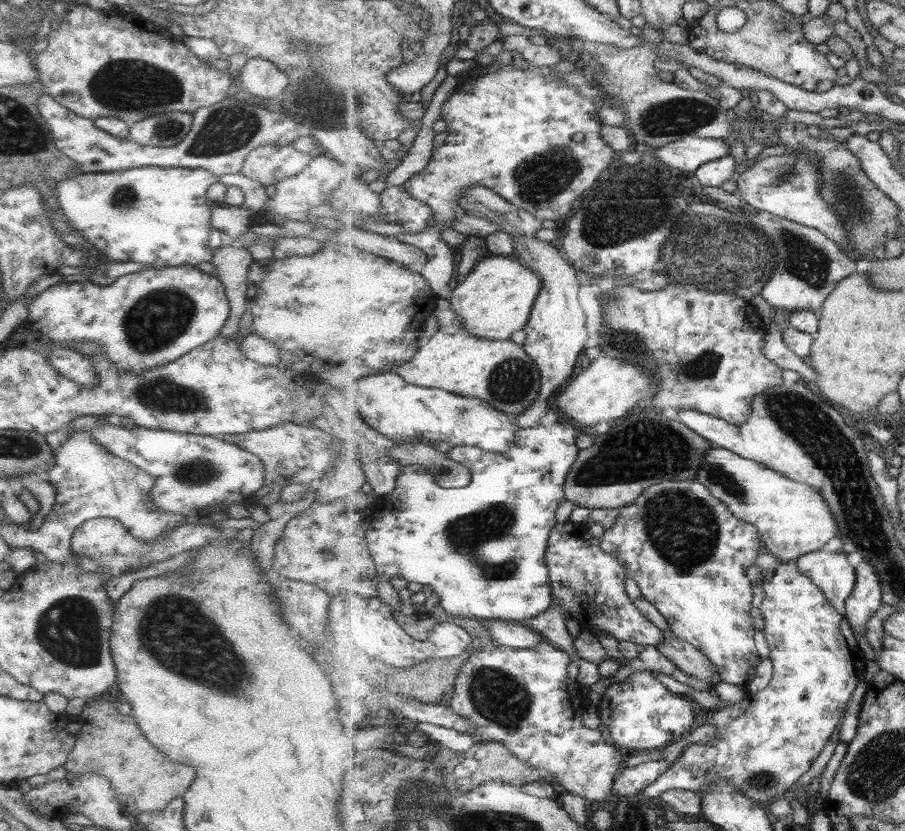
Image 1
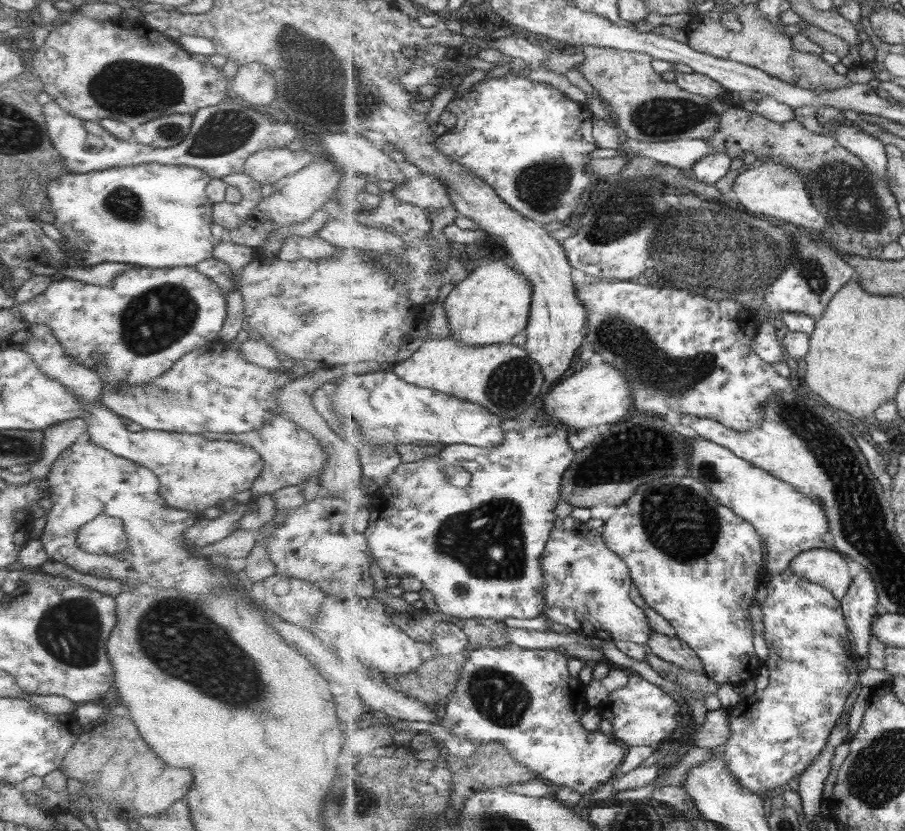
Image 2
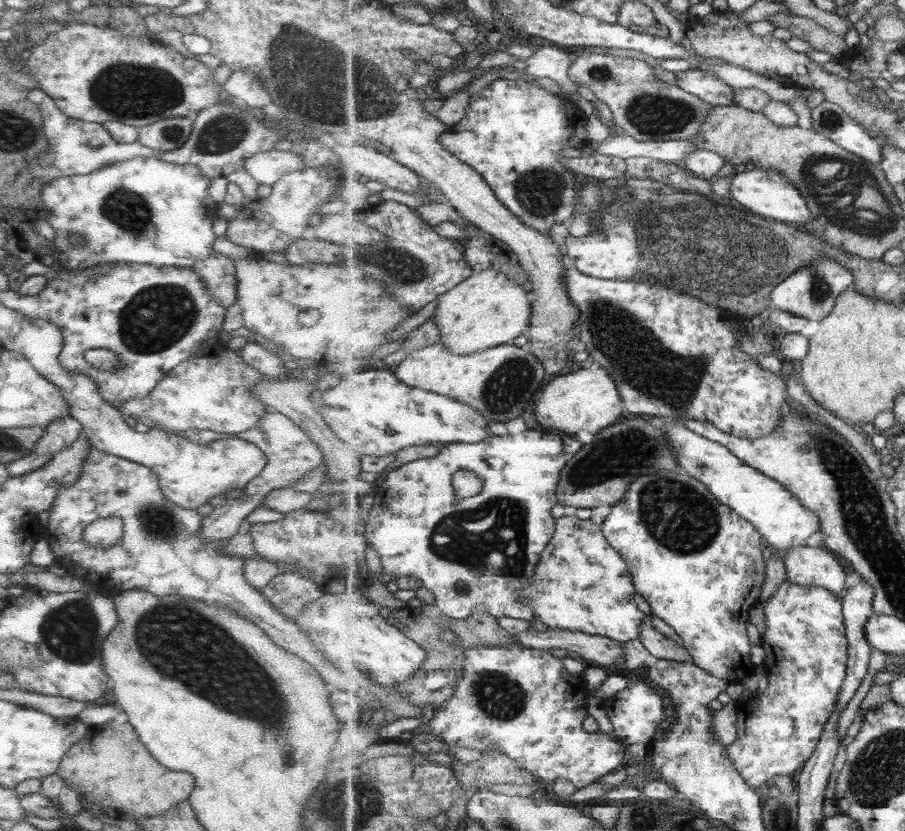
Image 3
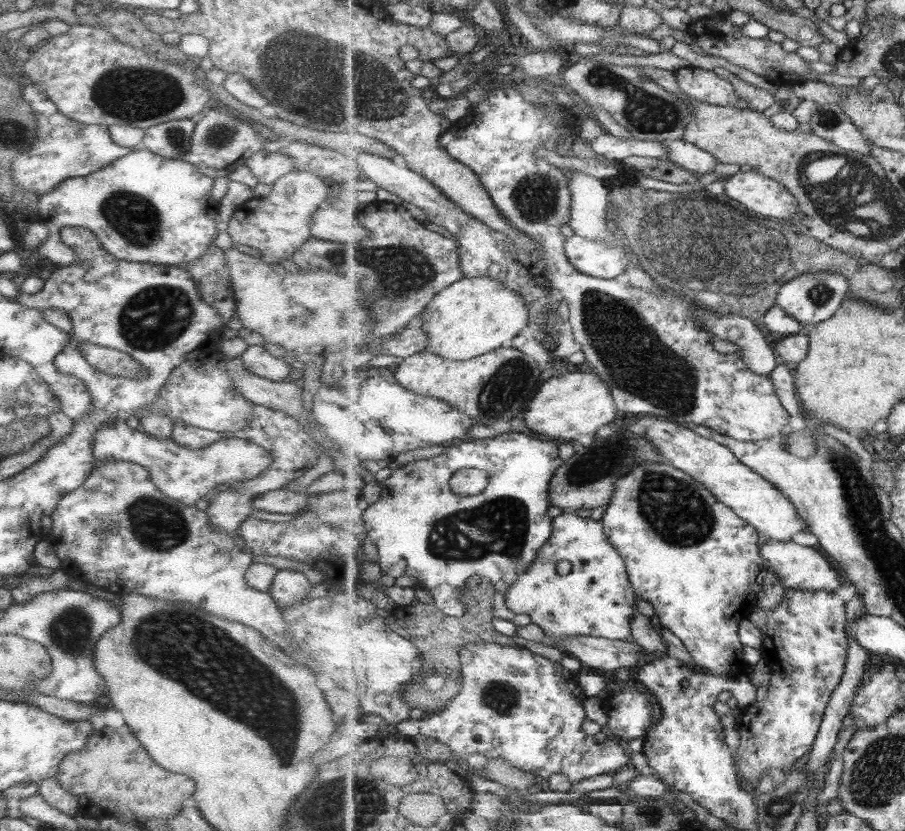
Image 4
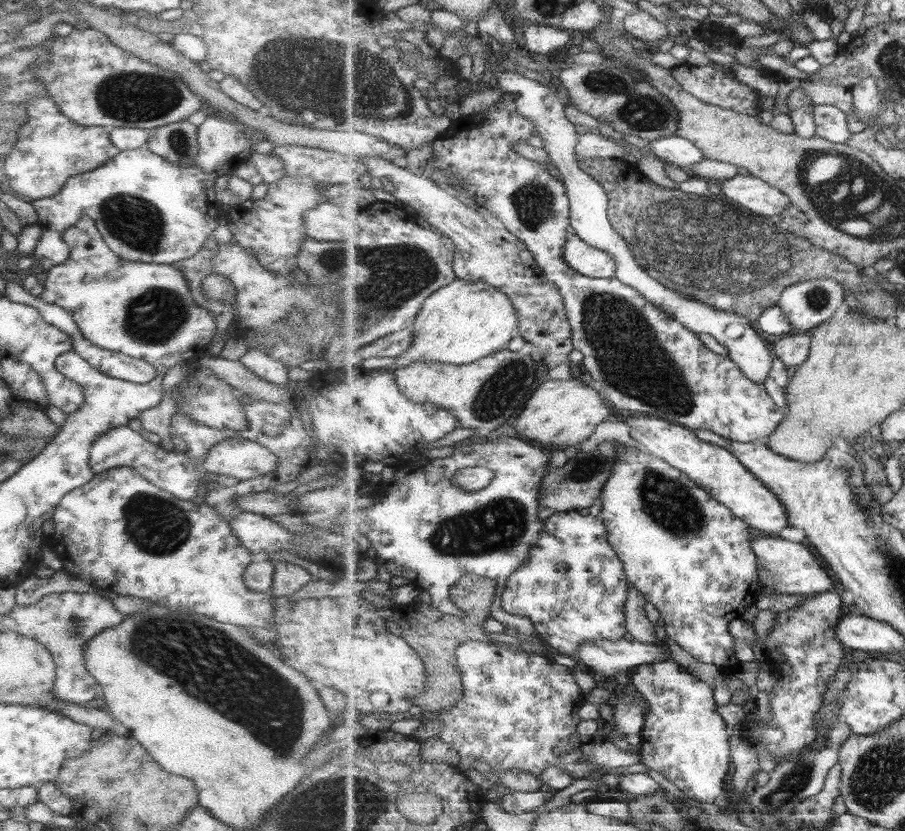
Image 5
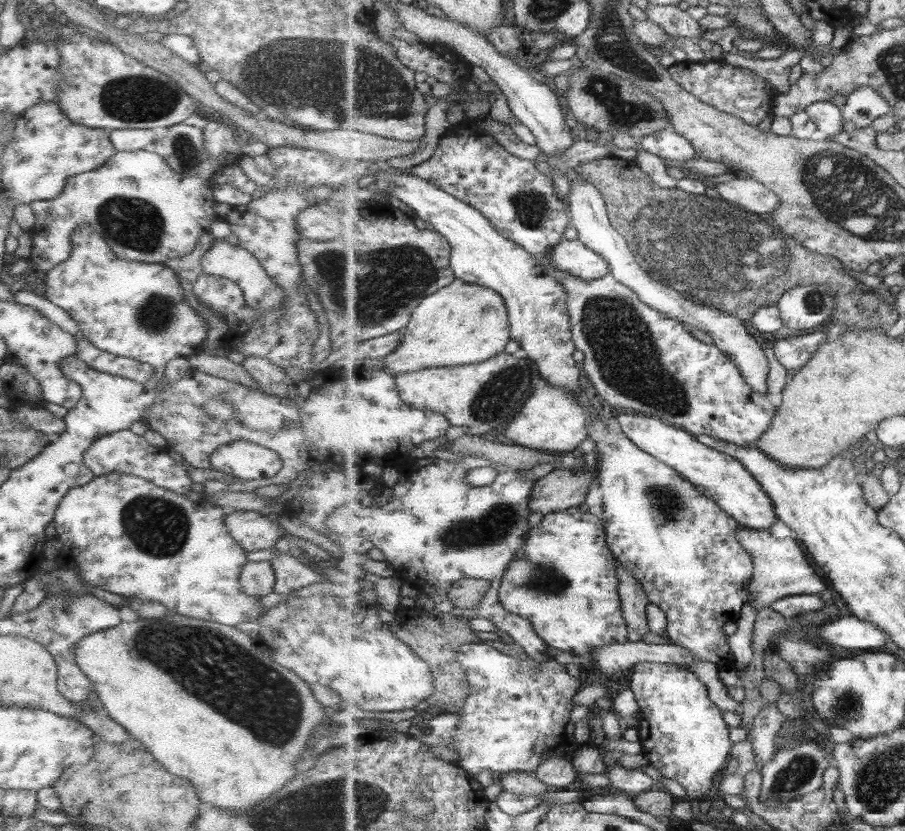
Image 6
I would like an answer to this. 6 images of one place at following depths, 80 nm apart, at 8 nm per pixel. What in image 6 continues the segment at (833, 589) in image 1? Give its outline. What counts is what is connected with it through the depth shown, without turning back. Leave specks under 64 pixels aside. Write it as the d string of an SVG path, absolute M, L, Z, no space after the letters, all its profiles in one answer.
M757 529L739 530L738 541L754 556L754 576L748 586L750 599L748 604L753 608L761 609L771 606L776 600L786 596L799 594L827 594L825 577L813 568L809 558L805 556L803 548L796 539L777 539L768 530Z

